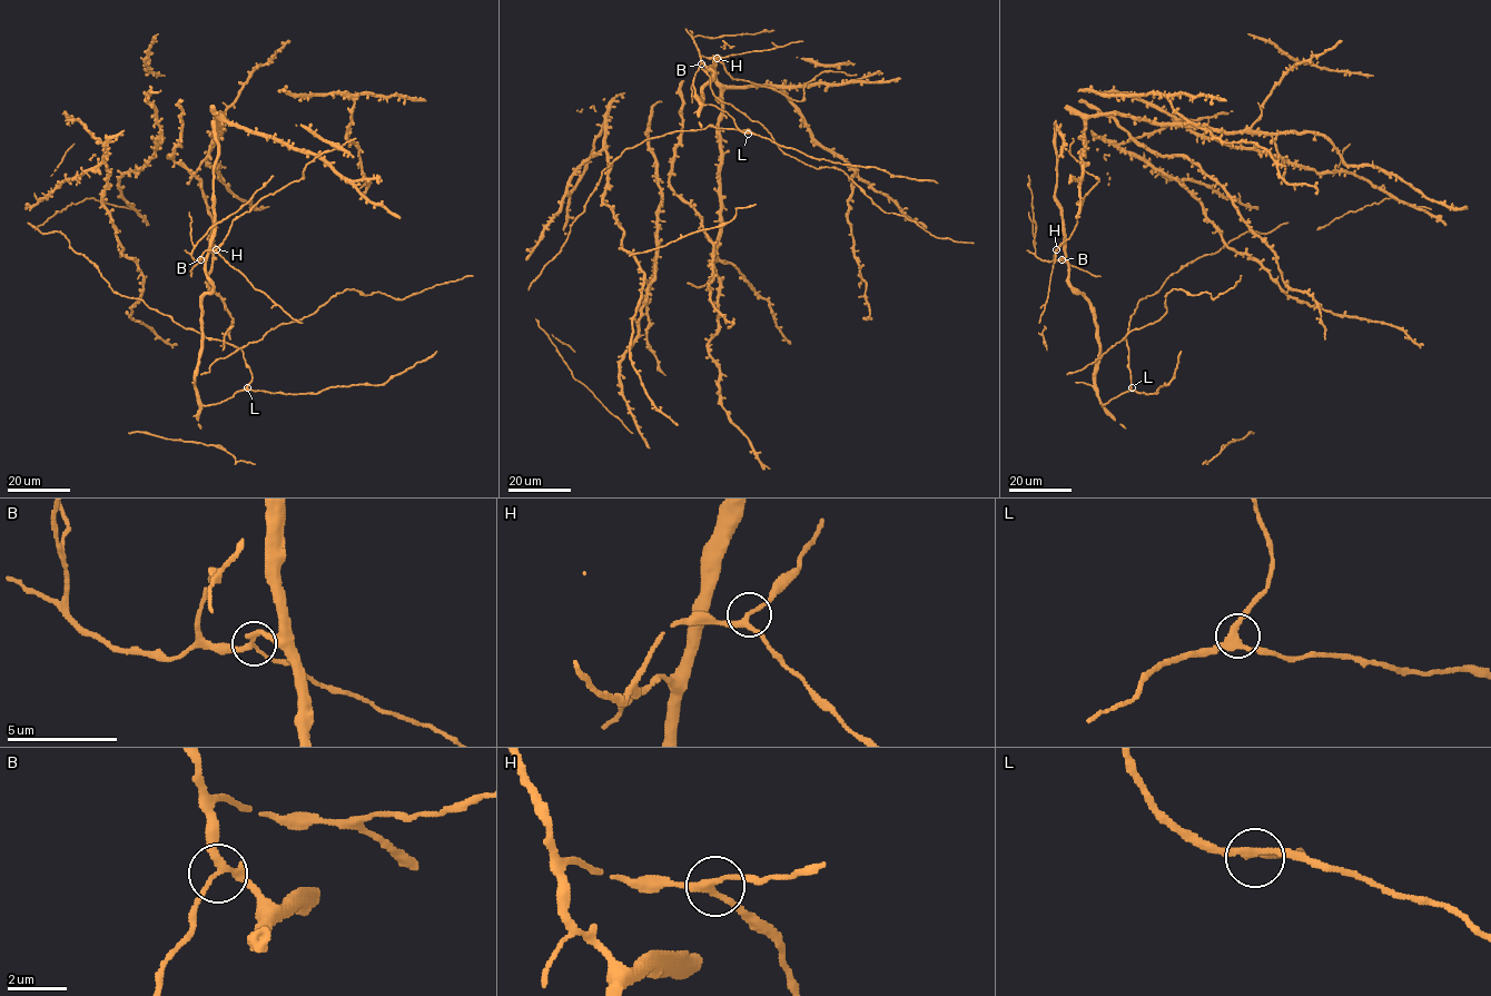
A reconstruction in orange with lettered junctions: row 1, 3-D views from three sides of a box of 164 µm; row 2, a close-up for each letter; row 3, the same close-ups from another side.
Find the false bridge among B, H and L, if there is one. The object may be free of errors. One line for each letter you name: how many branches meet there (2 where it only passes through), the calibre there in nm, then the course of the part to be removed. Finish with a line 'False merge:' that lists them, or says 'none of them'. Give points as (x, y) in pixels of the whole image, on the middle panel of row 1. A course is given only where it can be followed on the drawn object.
B: 3 branches meet; 200 nm thick; foreign part runs (701, 63), (691, 87), (692, 102)
False merge: B

